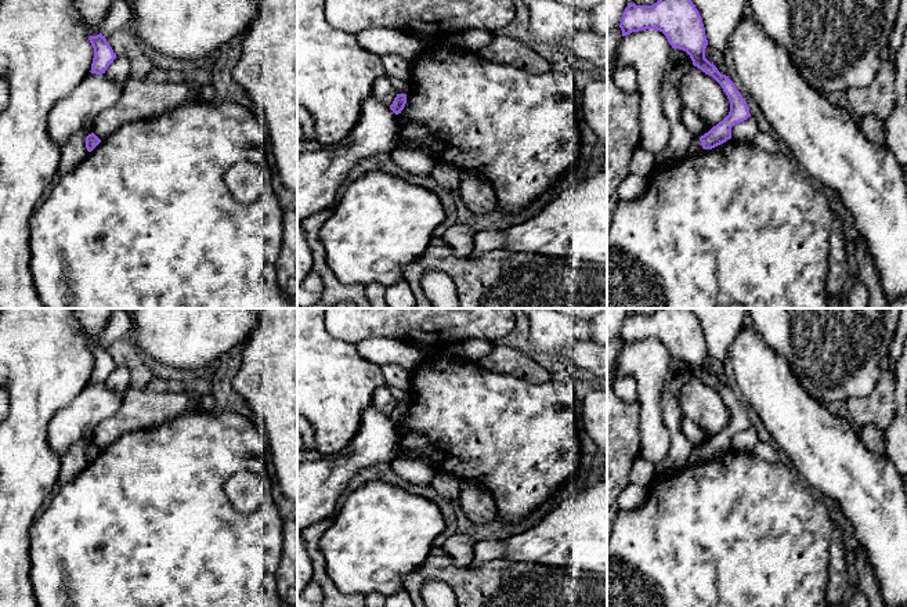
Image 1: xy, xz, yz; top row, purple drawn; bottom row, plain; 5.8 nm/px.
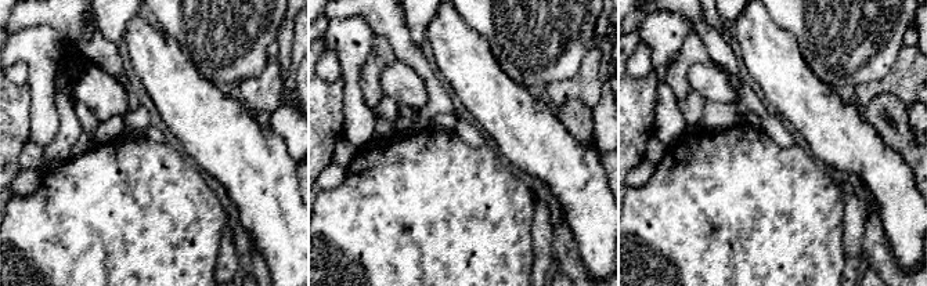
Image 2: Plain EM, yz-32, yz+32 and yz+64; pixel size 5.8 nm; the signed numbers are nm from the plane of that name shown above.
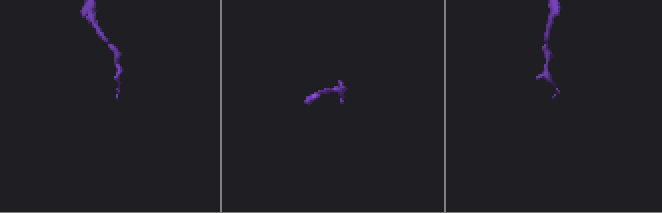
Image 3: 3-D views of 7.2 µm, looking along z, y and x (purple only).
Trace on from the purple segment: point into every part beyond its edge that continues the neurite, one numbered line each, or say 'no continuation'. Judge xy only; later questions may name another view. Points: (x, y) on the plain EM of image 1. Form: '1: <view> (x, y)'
no continuation

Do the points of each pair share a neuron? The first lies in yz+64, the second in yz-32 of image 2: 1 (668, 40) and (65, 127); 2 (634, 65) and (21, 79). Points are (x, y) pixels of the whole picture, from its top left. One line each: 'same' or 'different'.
1: different
2: same

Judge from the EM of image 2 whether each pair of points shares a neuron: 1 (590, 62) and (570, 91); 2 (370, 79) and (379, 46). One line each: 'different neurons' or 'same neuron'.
1: same neuron
2: same neuron

